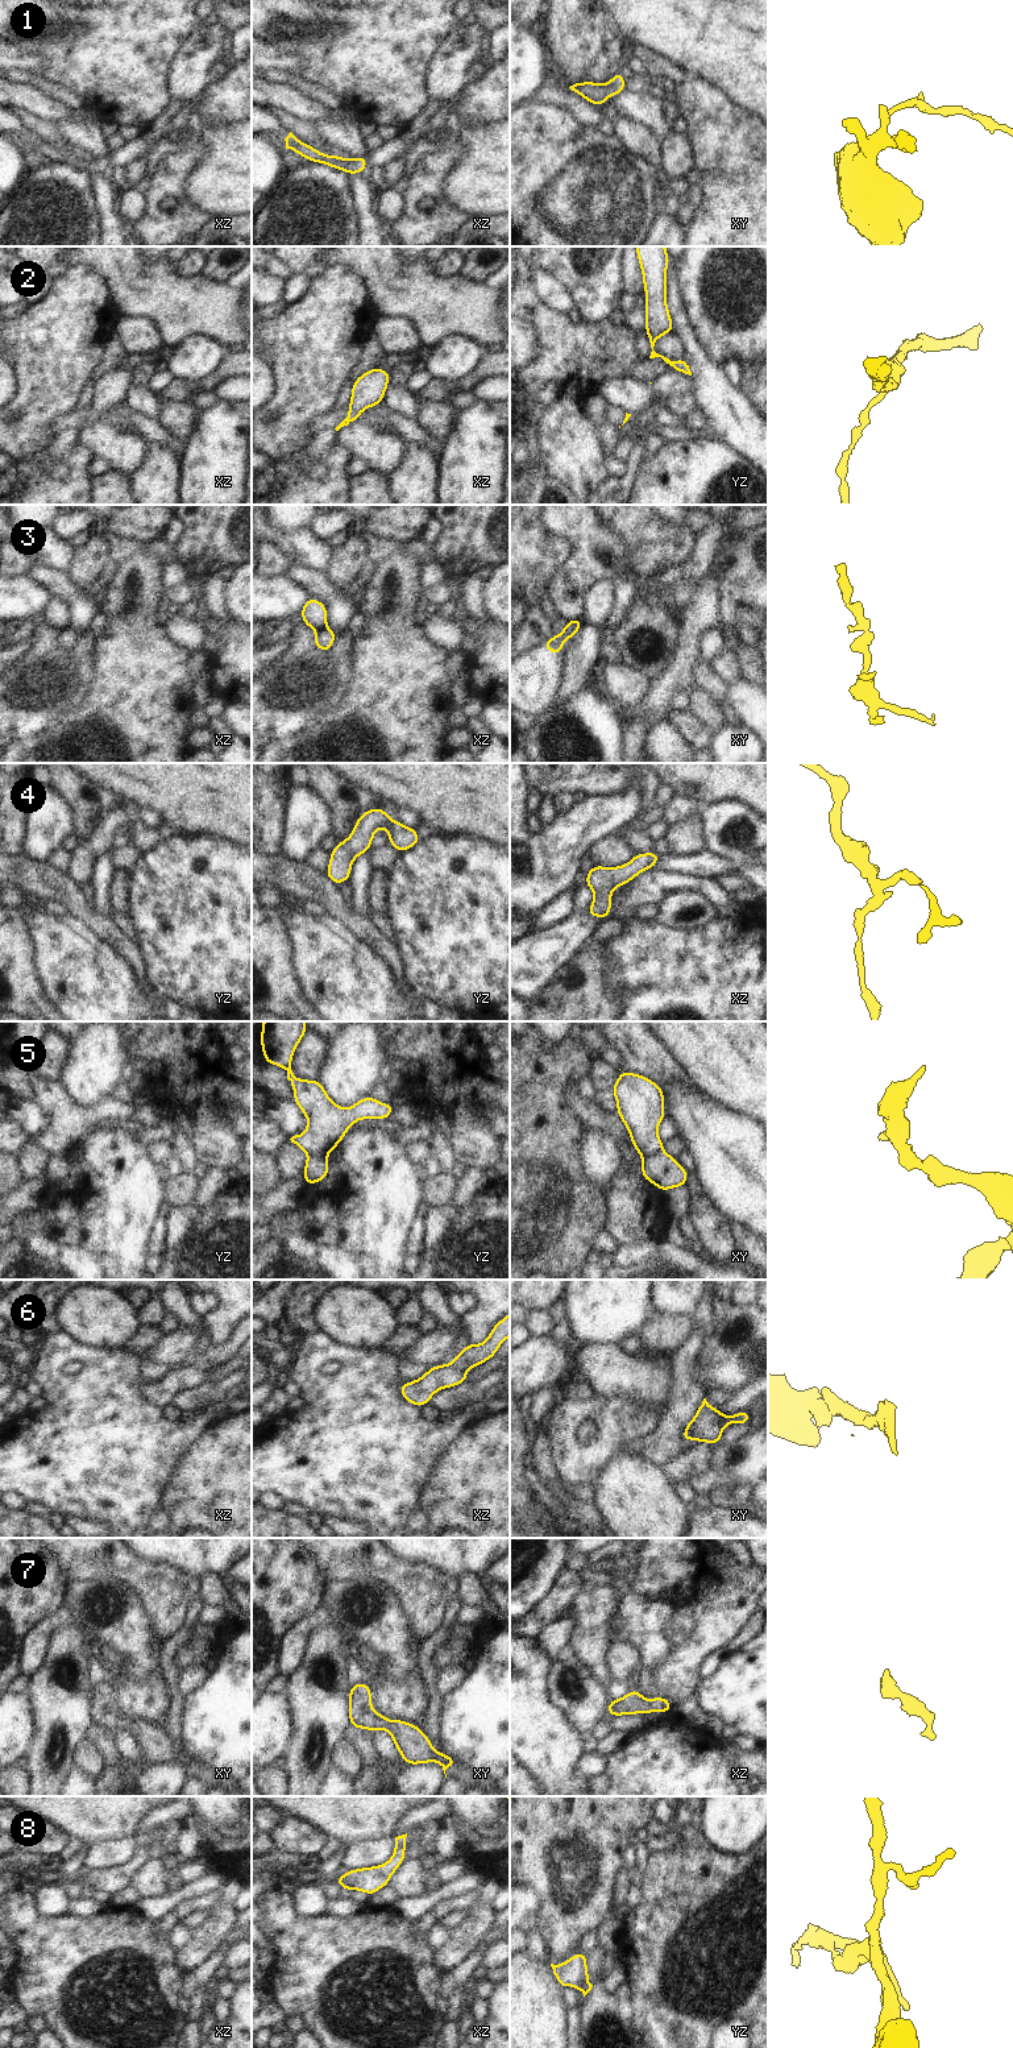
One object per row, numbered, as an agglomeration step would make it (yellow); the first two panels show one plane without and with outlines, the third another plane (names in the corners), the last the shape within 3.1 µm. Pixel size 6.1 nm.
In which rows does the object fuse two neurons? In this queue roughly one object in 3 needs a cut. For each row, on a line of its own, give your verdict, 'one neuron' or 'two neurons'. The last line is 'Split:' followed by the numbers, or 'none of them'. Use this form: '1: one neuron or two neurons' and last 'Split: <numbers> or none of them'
1: one neuron
2: one neuron
3: two neurons
4: one neuron
5: two neurons
6: one neuron
7: one neuron
8: one neuron
Split: 3, 5

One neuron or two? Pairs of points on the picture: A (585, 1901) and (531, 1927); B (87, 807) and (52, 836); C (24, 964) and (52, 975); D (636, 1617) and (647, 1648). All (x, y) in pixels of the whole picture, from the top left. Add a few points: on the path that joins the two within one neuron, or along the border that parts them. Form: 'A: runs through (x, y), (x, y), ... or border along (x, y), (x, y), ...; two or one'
A: border along (536, 1893), (539, 1901), (538, 1930), (548, 1953); two
B: border along (58, 791), (71, 811), (73, 832); two
C: border along (30, 940), (36, 953), (40, 978), (50, 999); two
D: runs through (642, 1625), (647, 1640); one

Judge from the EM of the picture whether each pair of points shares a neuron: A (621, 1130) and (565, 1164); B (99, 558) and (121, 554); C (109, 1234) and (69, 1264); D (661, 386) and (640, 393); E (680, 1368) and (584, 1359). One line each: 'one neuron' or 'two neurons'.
A: two neurons
B: two neurons
C: two neurons
D: two neurons
E: two neurons

